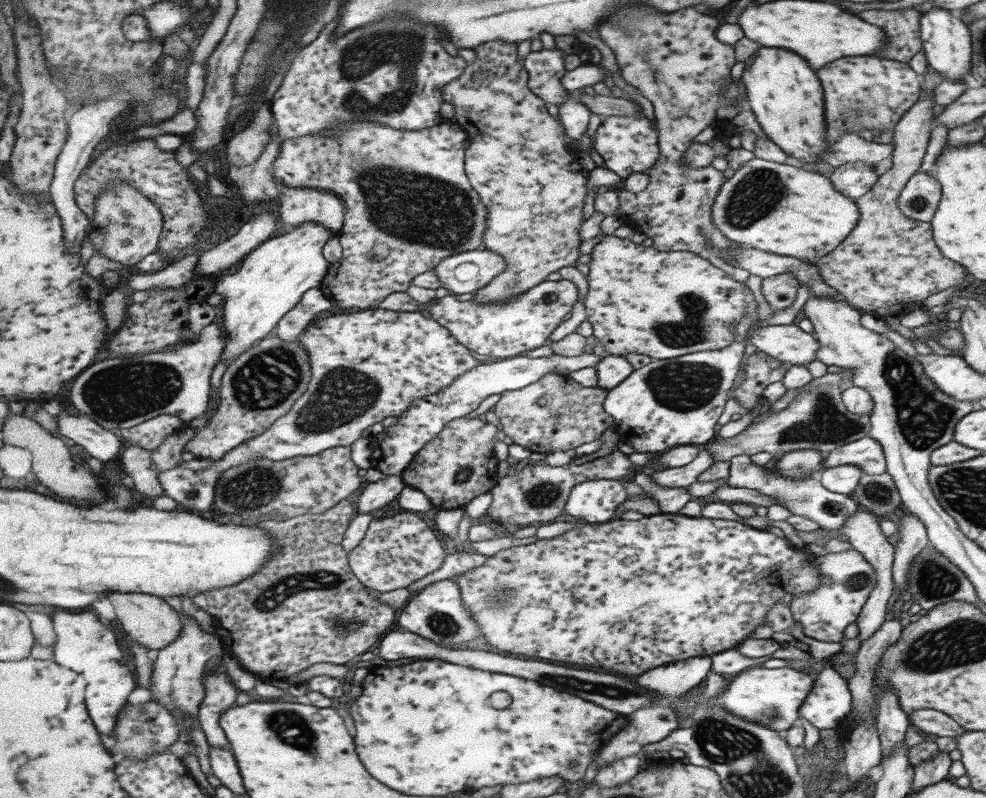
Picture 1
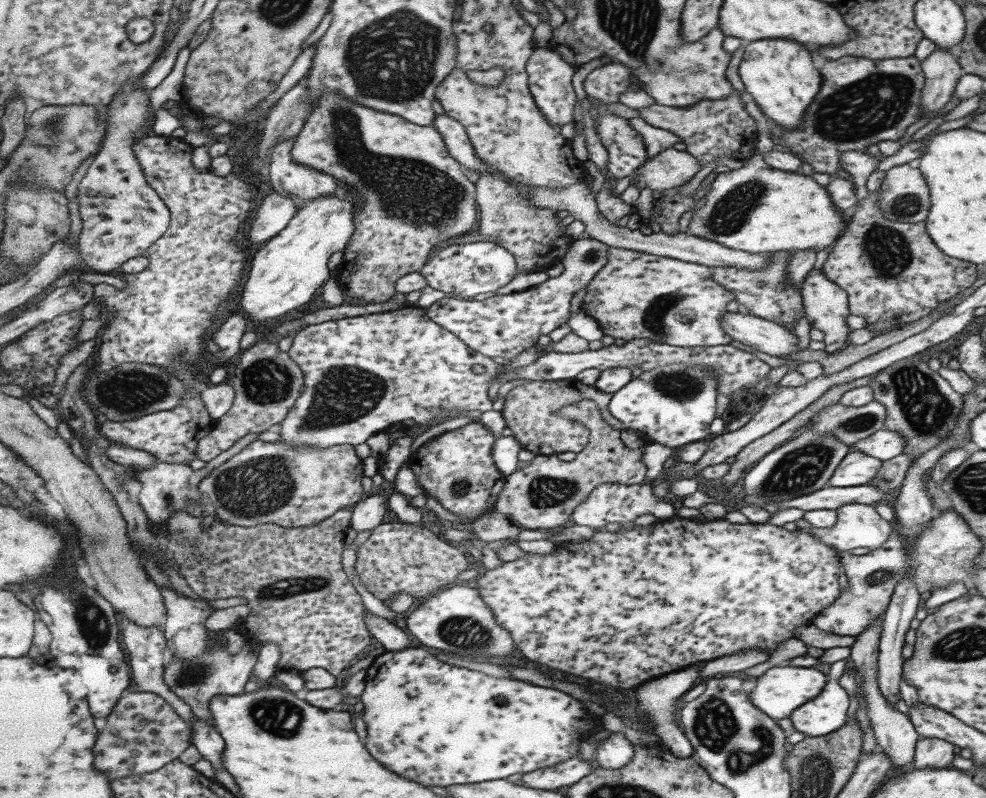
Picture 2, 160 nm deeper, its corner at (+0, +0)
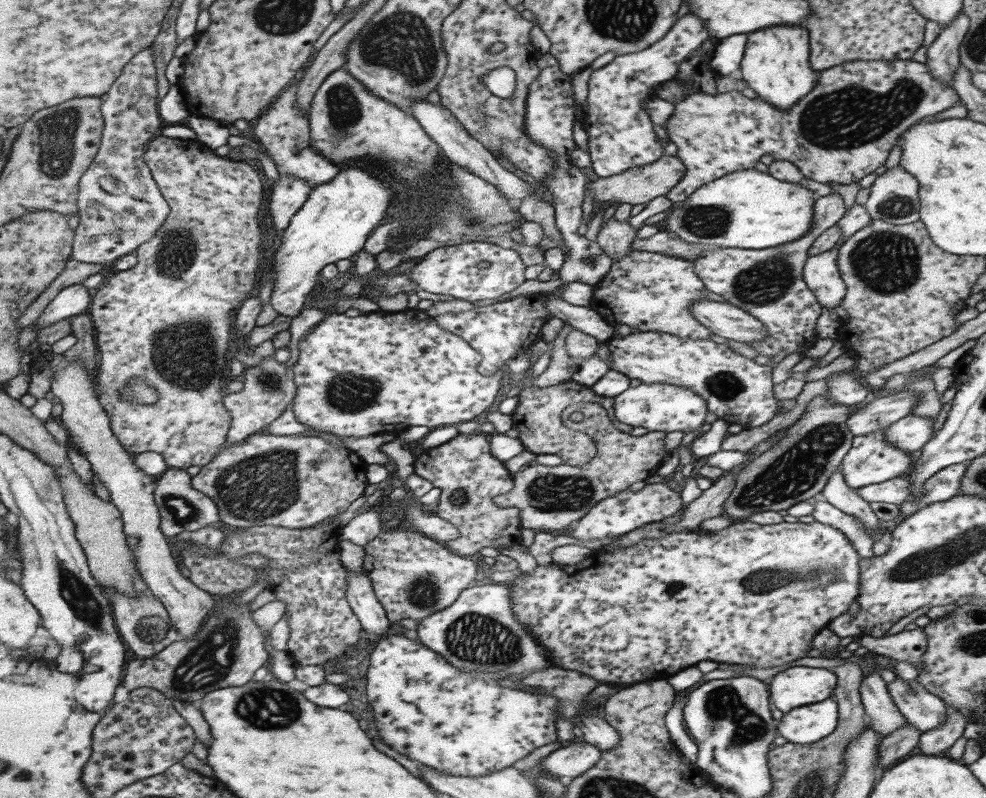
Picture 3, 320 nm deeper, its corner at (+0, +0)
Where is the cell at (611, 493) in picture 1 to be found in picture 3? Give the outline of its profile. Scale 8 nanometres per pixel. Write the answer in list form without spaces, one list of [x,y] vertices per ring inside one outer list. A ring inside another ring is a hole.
[[[665,482],[647,484],[635,492],[620,490],[603,498],[599,503],[593,505],[585,516],[573,524],[573,529],[569,531],[573,538],[578,542],[587,542],[588,540],[599,540],[600,538],[619,537],[626,532],[631,532],[634,528],[639,528],[647,523],[654,523],[664,520],[664,518],[680,511],[683,506],[678,492],[669,489]]]

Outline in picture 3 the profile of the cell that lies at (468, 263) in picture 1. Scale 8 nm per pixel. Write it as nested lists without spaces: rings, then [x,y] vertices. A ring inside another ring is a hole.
[[[475,241],[438,247],[423,256],[409,271],[410,277],[417,283],[418,290],[425,290],[433,294],[447,294],[455,299],[466,300],[472,303],[486,303],[497,300],[499,296],[515,290],[519,284],[525,282],[523,272],[525,264],[519,260],[517,252],[513,248],[502,248],[494,243]]]

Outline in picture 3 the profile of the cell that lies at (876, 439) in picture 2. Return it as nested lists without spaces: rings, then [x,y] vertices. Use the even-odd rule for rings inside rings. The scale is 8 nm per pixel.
[[[907,415],[883,430],[883,436],[889,446],[916,455],[923,445],[932,438],[933,424],[935,424],[935,418]]]

